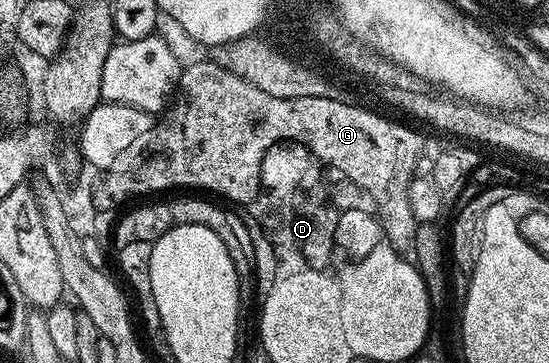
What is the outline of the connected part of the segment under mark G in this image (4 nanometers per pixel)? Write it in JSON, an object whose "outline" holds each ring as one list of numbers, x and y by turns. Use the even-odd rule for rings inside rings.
{"outline":[[212,60,191,63,182,69,177,97,181,99,177,118,185,122,185,134,181,134,181,130,169,130,169,158,173,158,173,162,169,162,165,178,161,178,161,174,149,174,149,186,153,186,153,182,157,182,157,186,161,186,161,182,176,182,179,188,198,186,197,190,201,192,212,187,217,196,224,197,224,201,229,204,234,199,250,198,258,184,257,177,263,173,261,161,270,153,271,144,292,136,300,140,302,147,309,146,308,153,314,159,329,159,348,171,365,189,372,190,374,198,380,203,381,216,385,219,389,238,393,239,399,257,408,260,415,258,415,234,419,224,409,211,407,188,415,176,416,170,413,169,421,158,421,138,412,130,412,125,404,121,392,122,373,110,352,106,349,100,319,99,317,96,302,96,298,99,269,96]]}

